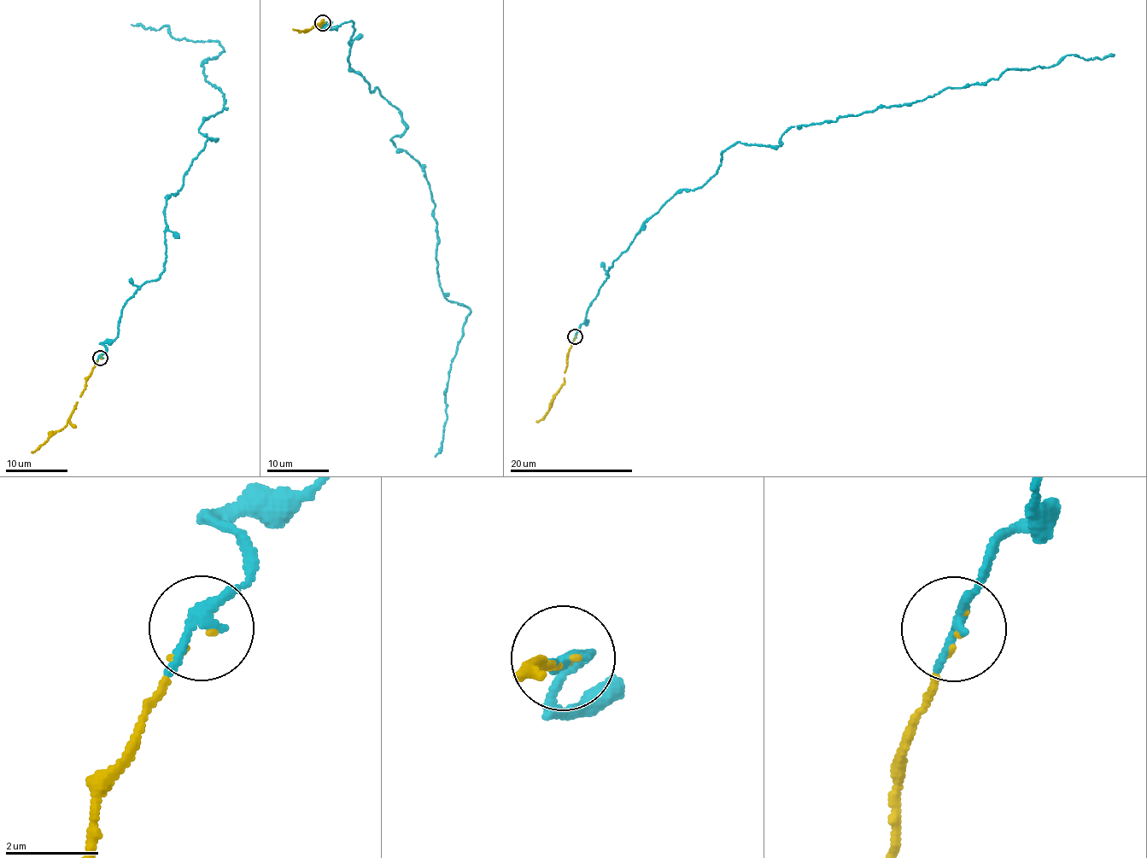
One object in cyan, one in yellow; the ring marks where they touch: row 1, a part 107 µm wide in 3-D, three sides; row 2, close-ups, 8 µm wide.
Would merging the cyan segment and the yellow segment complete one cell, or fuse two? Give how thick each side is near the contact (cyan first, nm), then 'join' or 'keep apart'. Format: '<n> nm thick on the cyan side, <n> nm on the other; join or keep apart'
200 nm thick on the cyan side, 80 nm on the other; join

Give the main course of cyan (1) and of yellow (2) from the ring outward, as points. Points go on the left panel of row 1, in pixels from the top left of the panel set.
1: (99, 358), (162, 272), (165, 207), (226, 103), (200, 64), (217, 42), (131, 25)
2: (101, 358), (67, 424), (31, 452)

